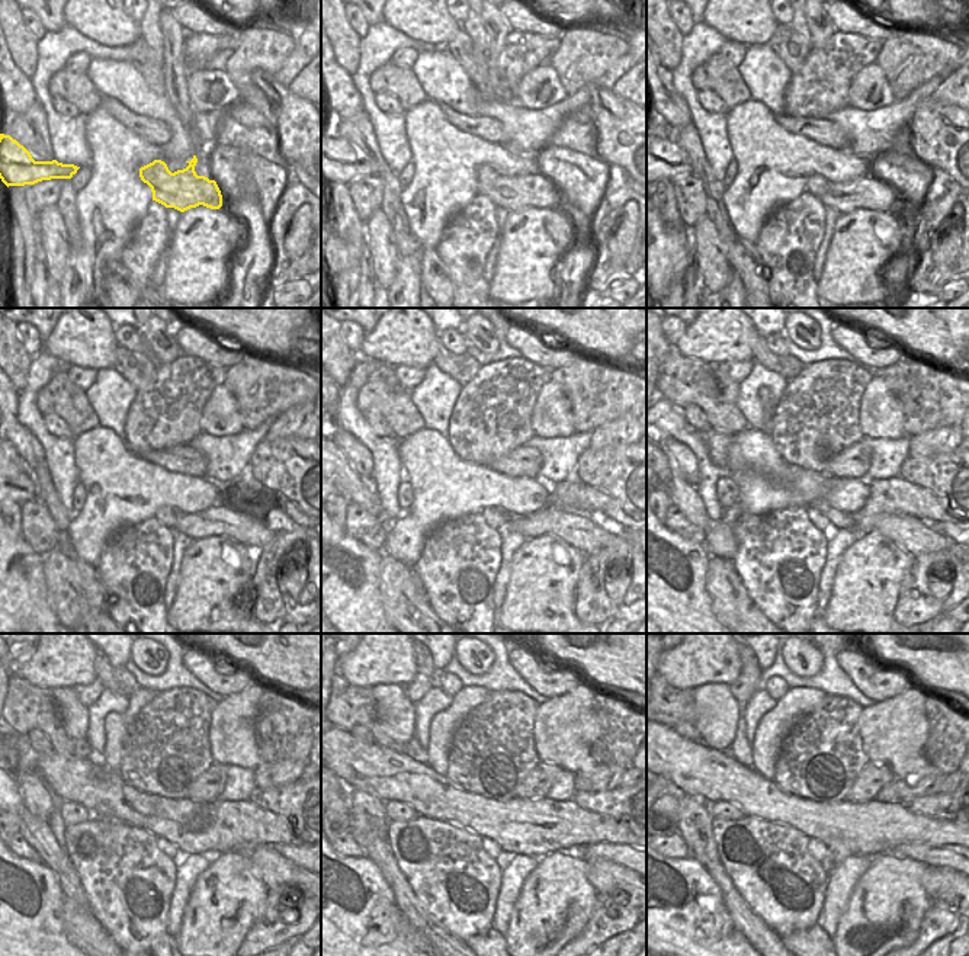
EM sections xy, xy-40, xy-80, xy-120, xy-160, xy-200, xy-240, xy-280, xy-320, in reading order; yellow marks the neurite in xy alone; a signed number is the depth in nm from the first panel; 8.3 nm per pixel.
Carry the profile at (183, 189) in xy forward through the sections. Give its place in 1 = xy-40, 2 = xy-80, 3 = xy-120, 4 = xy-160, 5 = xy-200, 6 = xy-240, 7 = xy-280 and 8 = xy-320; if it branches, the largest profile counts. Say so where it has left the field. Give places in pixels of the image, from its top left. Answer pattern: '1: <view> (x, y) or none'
1: xy-40 (530, 191)
2: xy-80 (866, 192)
3: xy-120 (217, 520)
4: xy-160 (577, 529)
5: xy-200 (910, 533)
6: xy-240 (269, 866)
7: xy-280 (607, 878)
8: xy-320 (942, 885)

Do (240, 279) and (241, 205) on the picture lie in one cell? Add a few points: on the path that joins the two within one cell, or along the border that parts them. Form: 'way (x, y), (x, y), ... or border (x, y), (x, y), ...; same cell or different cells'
way (253, 260), (253, 224); same cell

